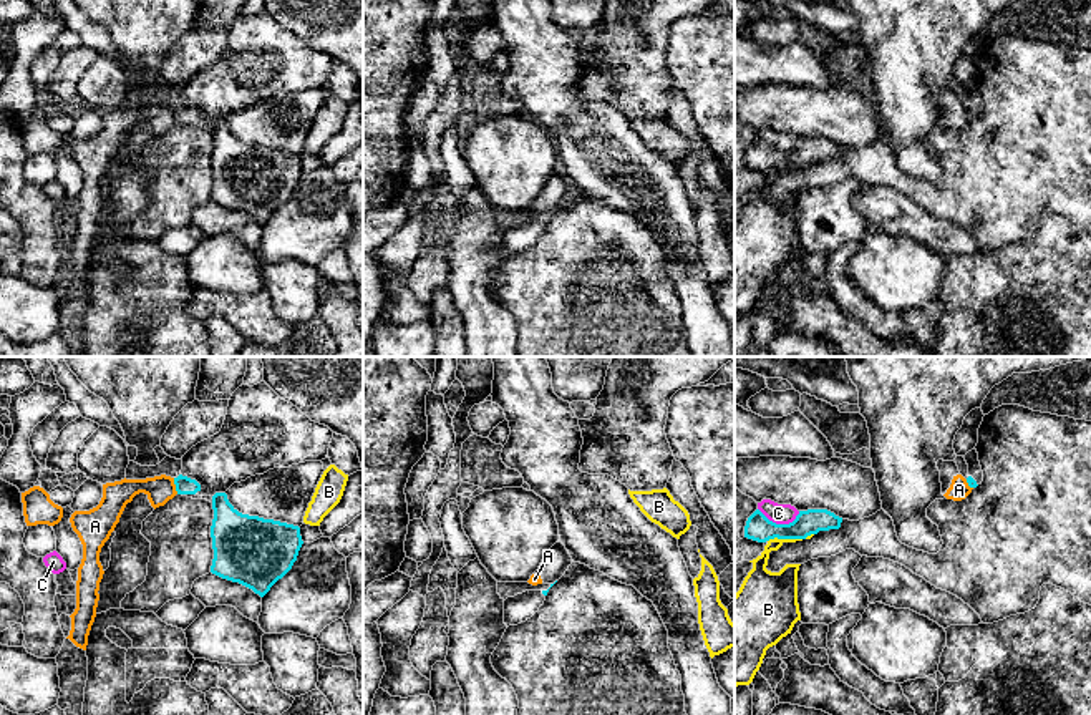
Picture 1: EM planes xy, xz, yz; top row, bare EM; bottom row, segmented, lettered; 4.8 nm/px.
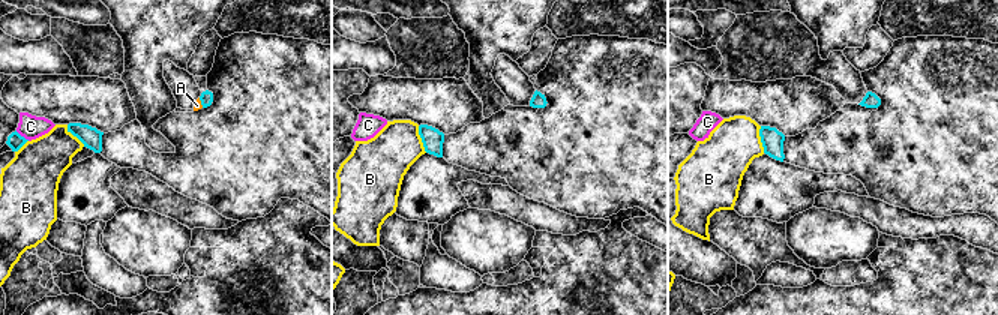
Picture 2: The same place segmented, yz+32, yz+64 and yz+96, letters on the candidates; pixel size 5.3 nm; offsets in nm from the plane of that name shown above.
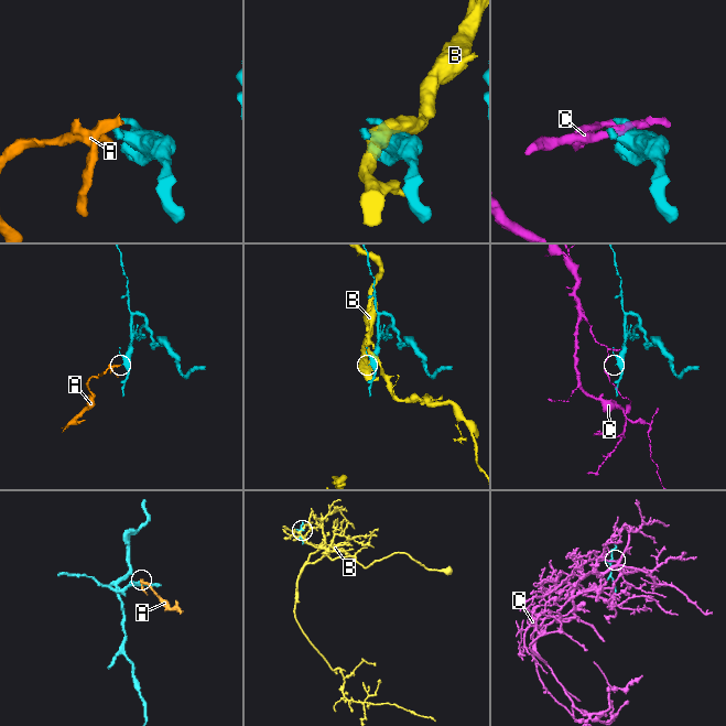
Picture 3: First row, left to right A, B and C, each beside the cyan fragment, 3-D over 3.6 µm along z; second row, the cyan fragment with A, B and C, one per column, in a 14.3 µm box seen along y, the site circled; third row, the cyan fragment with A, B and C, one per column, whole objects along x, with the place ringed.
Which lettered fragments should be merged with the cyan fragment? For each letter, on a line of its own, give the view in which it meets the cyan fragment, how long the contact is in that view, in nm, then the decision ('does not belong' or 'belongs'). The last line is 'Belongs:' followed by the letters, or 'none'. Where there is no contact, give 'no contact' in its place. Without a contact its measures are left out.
A: xy | 80 nm | belongs
B: yz | 170 nm | does not belong
C: yz | 200 nm | does not belong
Belongs: A

